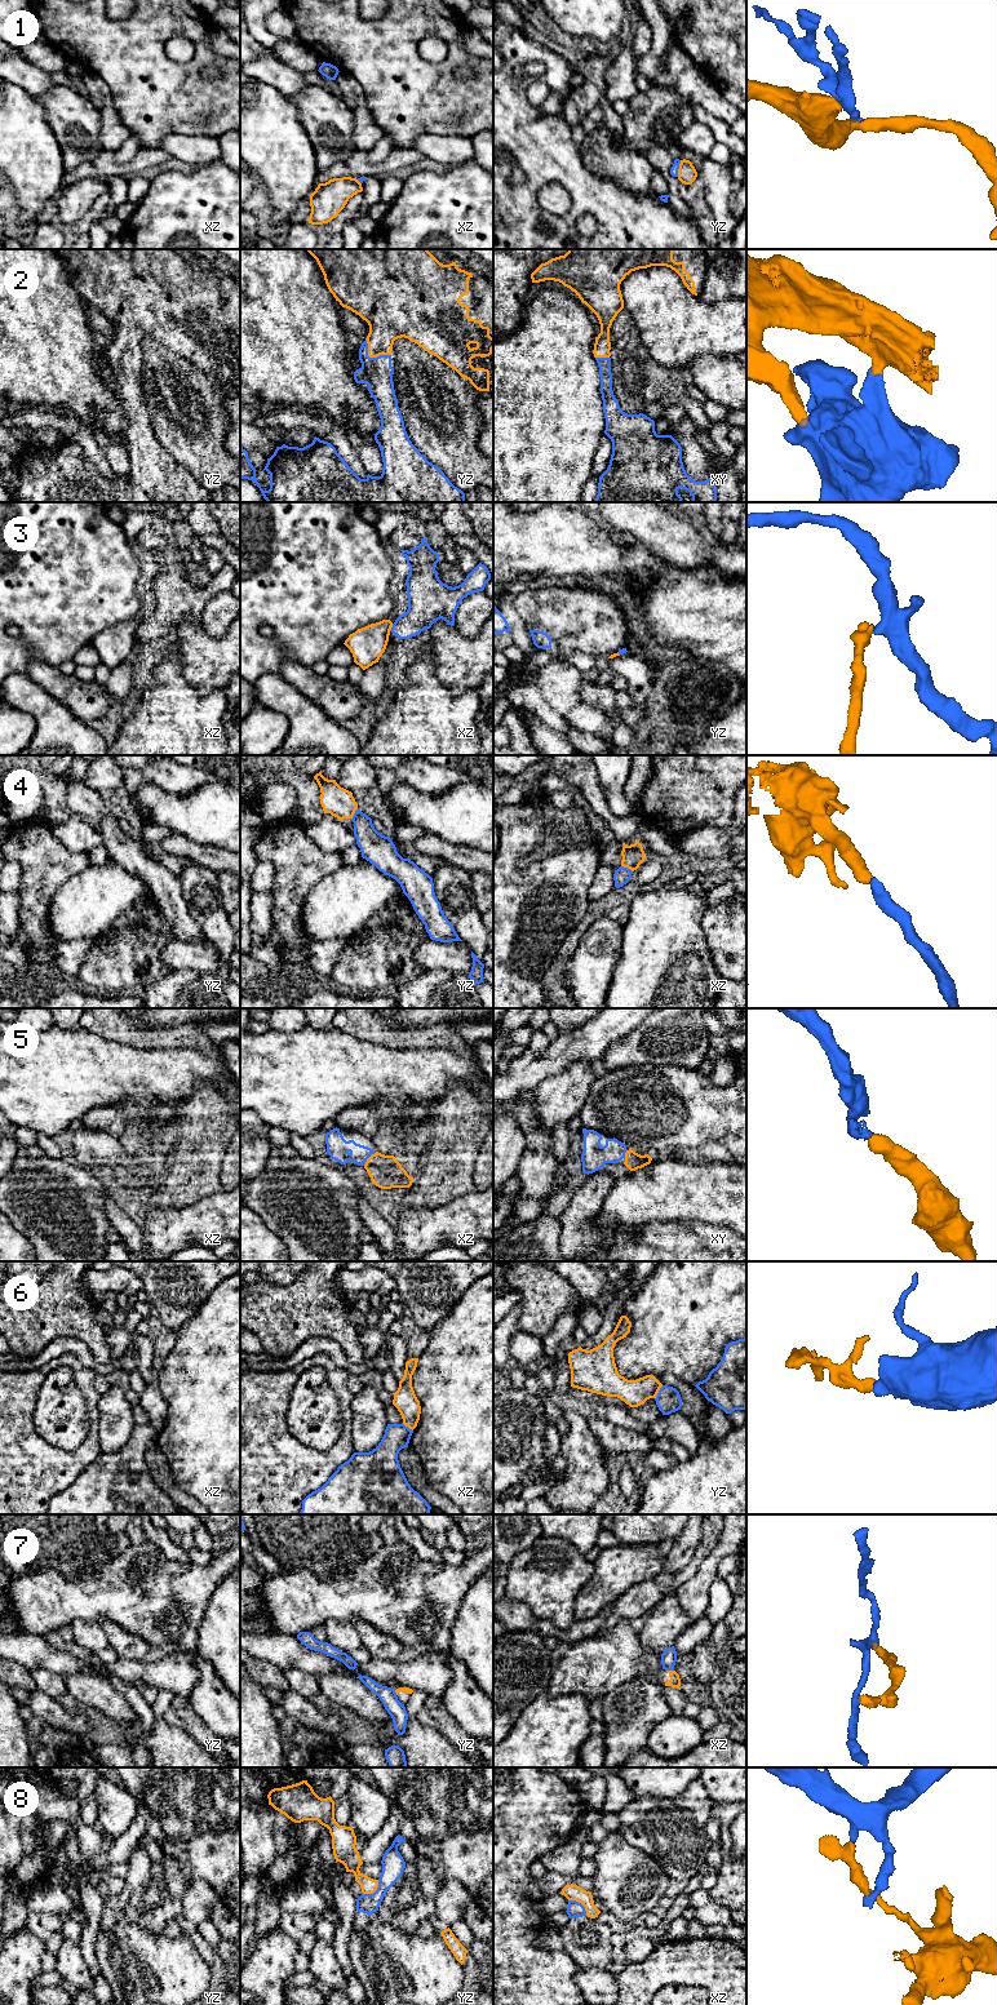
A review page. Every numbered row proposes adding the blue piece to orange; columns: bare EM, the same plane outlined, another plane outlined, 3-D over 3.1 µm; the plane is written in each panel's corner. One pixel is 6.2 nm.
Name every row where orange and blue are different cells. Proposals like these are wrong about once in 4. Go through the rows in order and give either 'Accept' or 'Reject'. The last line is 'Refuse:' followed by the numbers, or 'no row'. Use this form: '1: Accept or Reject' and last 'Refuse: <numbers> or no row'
1: Reject
2: Accept
3: Reject
4: Accept
5: Accept
6: Reject
7: Reject
8: Reject
Refuse: 1, 3, 6, 7, 8

